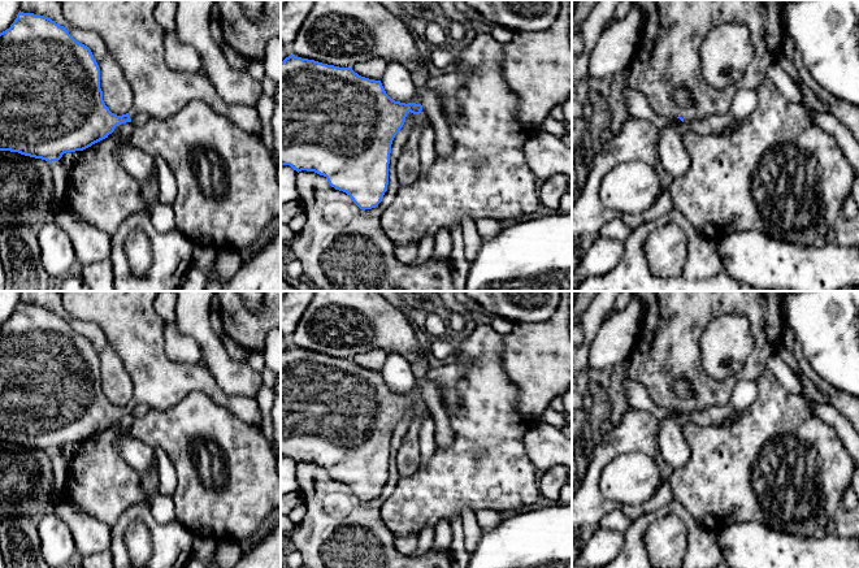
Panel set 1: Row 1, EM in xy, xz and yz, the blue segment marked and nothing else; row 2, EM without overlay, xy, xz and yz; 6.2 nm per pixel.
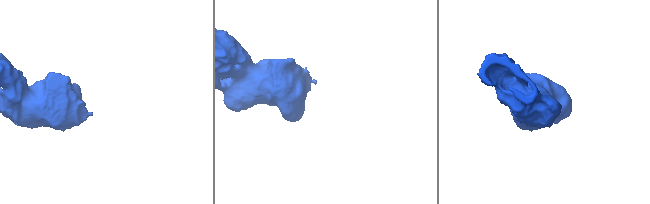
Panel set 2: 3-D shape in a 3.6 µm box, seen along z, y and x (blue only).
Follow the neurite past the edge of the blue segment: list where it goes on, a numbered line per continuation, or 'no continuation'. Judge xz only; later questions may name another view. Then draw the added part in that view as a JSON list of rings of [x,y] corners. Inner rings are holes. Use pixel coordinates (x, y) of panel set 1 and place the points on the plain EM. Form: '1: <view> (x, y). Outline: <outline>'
1: xz (408, 456). Outline: [[[425,402],[420,406],[407,404],[415,411],[411,425],[398,451],[396,464],[400,477],[413,474],[421,465],[420,463],[420,429],[424,413],[428,411]]]

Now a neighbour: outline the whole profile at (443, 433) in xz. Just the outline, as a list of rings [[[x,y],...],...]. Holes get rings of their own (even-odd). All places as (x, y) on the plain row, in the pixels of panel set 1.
[[[420,354],[417,359],[411,363],[411,368],[416,381],[421,386],[422,400],[435,422],[434,441],[438,447],[446,447],[452,443],[452,429],[437,386],[426,378],[426,373],[430,368],[428,354]]]

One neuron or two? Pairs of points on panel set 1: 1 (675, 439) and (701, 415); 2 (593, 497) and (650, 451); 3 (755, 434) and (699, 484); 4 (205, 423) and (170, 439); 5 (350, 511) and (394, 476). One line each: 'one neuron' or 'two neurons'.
1: one neuron
2: one neuron
3: one neuron
4: one neuron
5: one neuron

